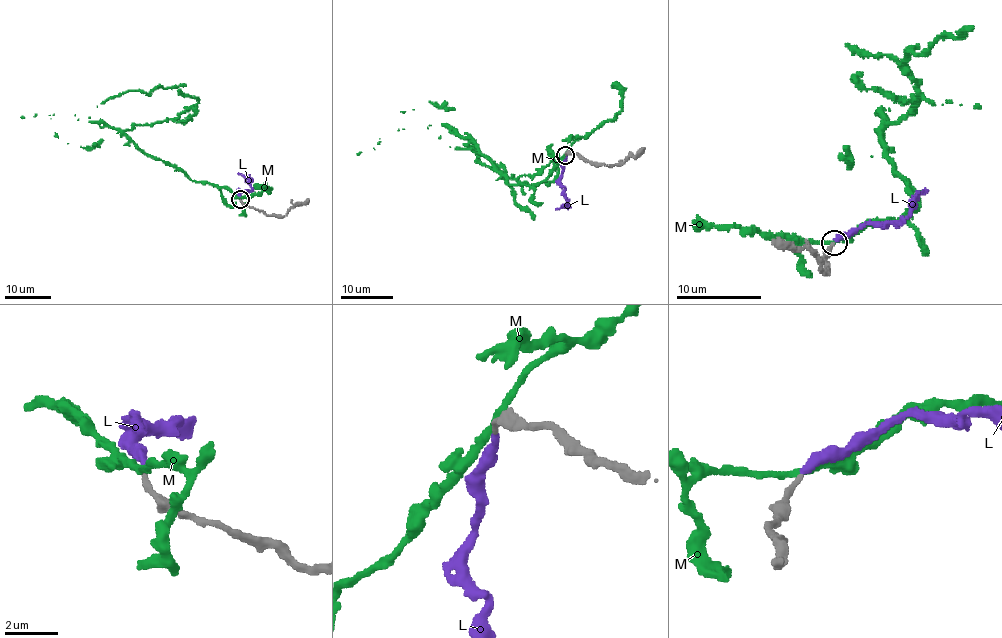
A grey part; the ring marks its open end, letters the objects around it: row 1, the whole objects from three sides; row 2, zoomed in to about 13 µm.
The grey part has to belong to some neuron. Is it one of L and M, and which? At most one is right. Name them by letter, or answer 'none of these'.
L

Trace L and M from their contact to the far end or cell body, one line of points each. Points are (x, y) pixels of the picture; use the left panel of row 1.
L: (240, 198), (239, 190), (252, 189), (237, 173)
M: (240, 199), (230, 190), (192, 180), (101, 122), (89, 121), (97, 105), (109, 98), (185, 83)

